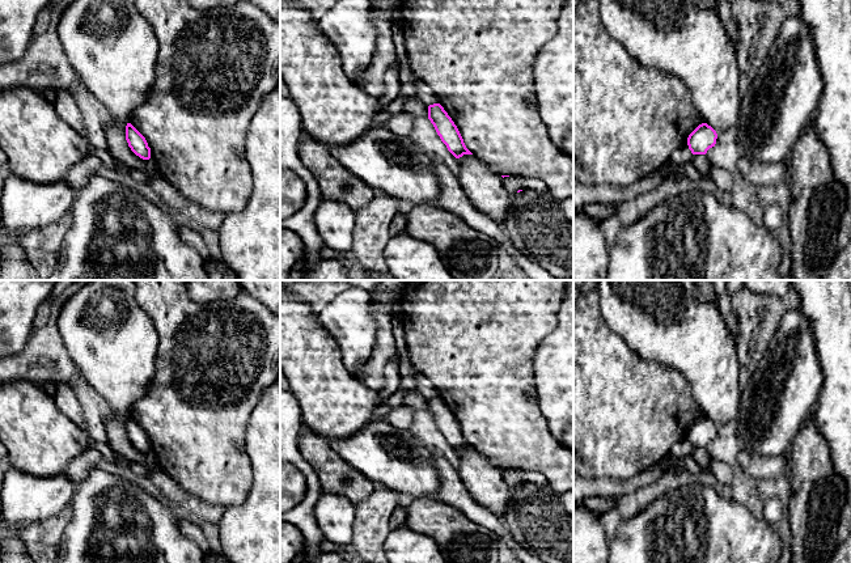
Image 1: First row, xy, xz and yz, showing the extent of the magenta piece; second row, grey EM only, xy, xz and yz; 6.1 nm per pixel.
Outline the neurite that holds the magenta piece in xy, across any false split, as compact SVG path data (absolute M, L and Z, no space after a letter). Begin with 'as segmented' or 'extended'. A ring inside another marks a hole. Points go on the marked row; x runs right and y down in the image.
as segmented; M131 124L126 126L126 140L131 151L143 160L151 158L151 148L145 137Z

